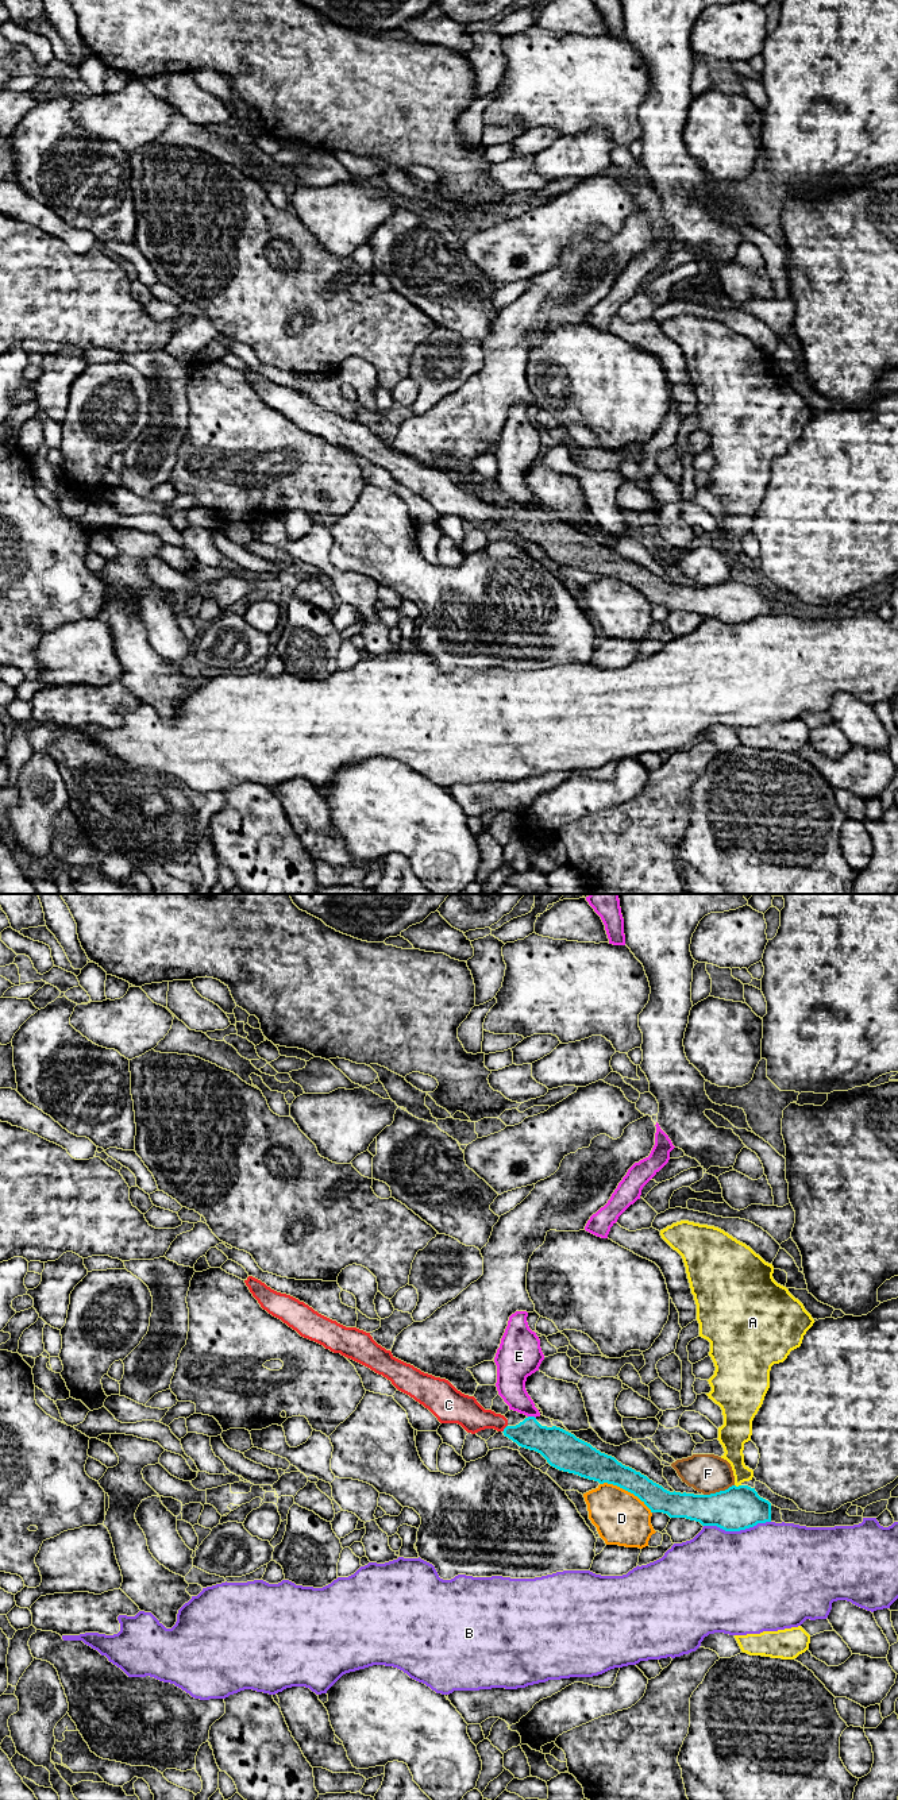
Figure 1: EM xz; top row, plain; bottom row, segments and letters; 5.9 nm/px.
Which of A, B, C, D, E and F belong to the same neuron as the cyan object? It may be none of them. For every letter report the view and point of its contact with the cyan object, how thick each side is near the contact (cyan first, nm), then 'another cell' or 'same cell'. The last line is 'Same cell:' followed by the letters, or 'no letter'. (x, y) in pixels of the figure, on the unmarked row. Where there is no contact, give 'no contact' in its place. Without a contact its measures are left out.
A: meets cyan in xz at (739, 578); 260 nm thick on the cyan side, 130 nm on the other; another cell
B: meets cyan in xz at (736, 623); 260 nm thick on the cyan side, 500 nm on the other; another cell
C: meets cyan in xz at (504, 521); 170 nm thick on the cyan side, 180 nm on the other; same cell
D: meets cyan in xz at (627, 582); 180 nm thick on the cyan side, 320 nm on the other; another cell
E: meets cyan in xz at (532, 509); 220 nm thick on the cyan side, 180 nm on the other; another cell
F: meets cyan in xz at (720, 584); 260 nm thick on the cyan side, 240 nm on the other; another cell
Same cell: C

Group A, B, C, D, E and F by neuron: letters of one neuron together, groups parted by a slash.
A / B / C / D / E / F

